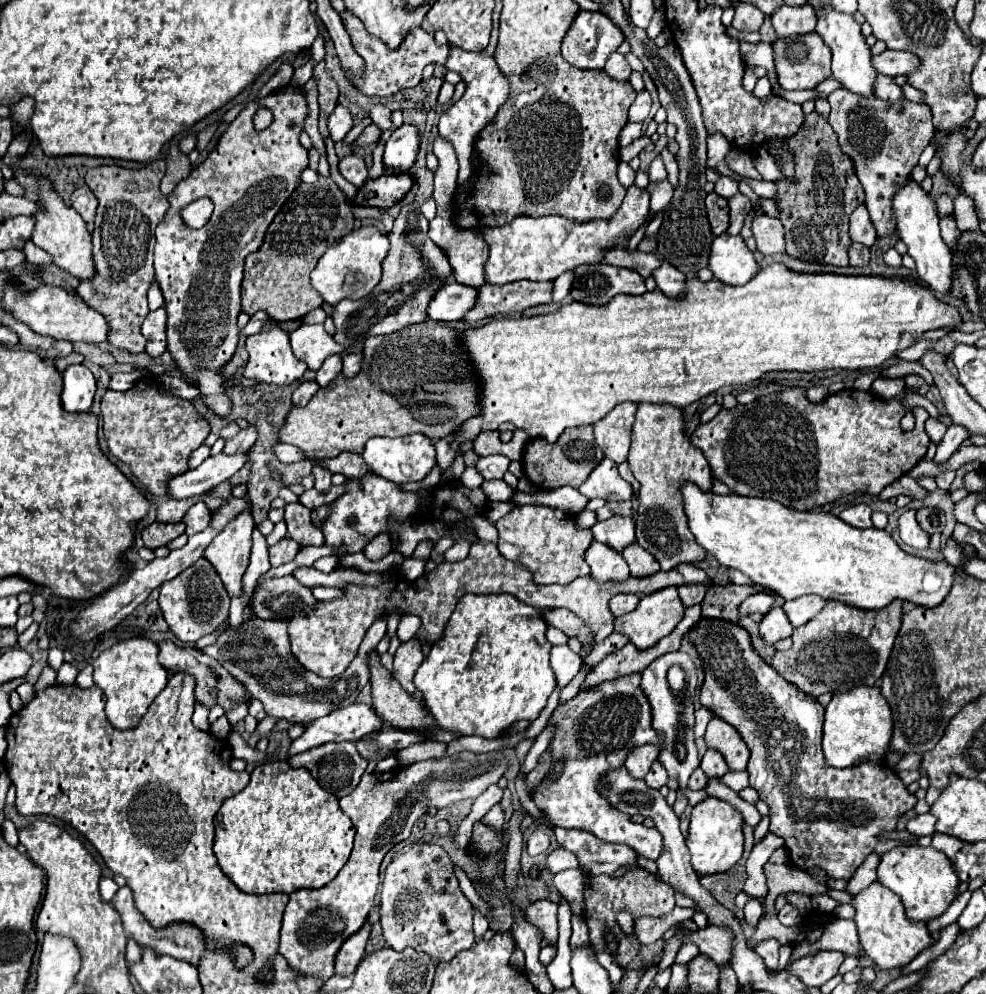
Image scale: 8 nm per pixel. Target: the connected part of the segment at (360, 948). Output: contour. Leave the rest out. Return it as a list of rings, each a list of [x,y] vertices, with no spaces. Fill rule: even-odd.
[[[366,922],[356,934],[352,934],[340,948],[338,956],[336,956],[336,974],[342,976],[352,976],[356,966],[360,964],[360,960],[364,958],[364,946],[368,942],[372,926]]]

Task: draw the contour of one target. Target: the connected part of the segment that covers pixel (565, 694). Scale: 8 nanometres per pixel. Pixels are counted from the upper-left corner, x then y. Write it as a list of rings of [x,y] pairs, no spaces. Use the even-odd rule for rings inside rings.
[[[580,670],[578,672],[578,676],[560,692],[560,700],[558,700],[558,704],[564,704],[564,702],[568,702],[572,696],[576,696],[578,694],[578,690],[580,690],[580,684],[582,684],[582,680],[584,680],[584,676],[586,676],[588,672],[584,672],[584,670]]]

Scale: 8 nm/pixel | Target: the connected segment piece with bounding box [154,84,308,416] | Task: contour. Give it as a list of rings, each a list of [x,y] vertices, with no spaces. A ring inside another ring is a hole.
[[[282,86],[274,90],[260,102],[250,102],[238,114],[238,118],[222,132],[216,148],[208,154],[208,158],[184,178],[174,192],[168,196],[170,210],[162,218],[156,228],[156,246],[154,246],[154,268],[156,280],[164,294],[164,308],[168,312],[168,350],[176,360],[178,368],[190,378],[198,382],[202,390],[202,398],[220,416],[230,414],[230,400],[224,396],[224,378],[218,374],[222,364],[226,364],[238,344],[238,328],[236,318],[240,314],[240,282],[244,270],[246,254],[254,252],[260,246],[260,238],[264,228],[272,222],[276,212],[284,206],[288,196],[292,196],[296,184],[300,184],[300,172],[308,168],[308,150],[300,144],[300,132],[304,130],[304,120],[308,116],[308,102],[298,86]],[[260,106],[266,106],[274,114],[274,122],[270,128],[256,132],[252,118]],[[198,198],[212,198],[214,214],[210,222],[200,230],[190,230],[180,220],[180,208],[188,206]]]

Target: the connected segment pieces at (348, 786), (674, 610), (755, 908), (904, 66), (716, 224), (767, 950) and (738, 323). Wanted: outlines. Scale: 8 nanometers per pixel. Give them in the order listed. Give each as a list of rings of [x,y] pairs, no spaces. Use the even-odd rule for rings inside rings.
[[[354,742],[324,744],[324,746],[318,746],[318,748],[312,748],[308,752],[296,754],[288,762],[290,762],[292,768],[306,768],[320,782],[320,786],[324,790],[328,790],[330,794],[334,794],[338,798],[350,794],[358,786],[358,782],[360,782],[360,778],[362,778],[362,774],[368,766],[368,760],[358,754]]]
[[[670,586],[670,588],[664,588],[664,590],[658,590],[654,594],[644,596],[634,612],[628,612],[628,614],[616,618],[614,630],[618,630],[620,634],[628,636],[628,640],[638,650],[646,650],[646,648],[652,648],[654,644],[658,644],[660,638],[668,636],[676,628],[676,624],[684,618],[684,610],[686,608],[684,608],[682,600],[678,598],[678,590],[674,586]]]
[[[754,898],[754,900],[748,902],[748,924],[750,924],[752,928],[756,928],[760,916],[762,916],[762,904],[760,904],[760,900]]]
[[[886,50],[886,52],[878,54],[878,56],[872,56],[872,66],[880,74],[898,76],[898,74],[908,74],[910,70],[920,66],[920,60],[914,54],[910,54],[910,52]]]
[[[714,192],[706,196],[706,212],[708,212],[708,220],[710,220],[710,226],[712,226],[712,232],[716,236],[724,234],[728,230],[728,200],[716,196]]]
[[[766,940],[756,946],[756,952],[762,956],[768,970],[780,970],[778,968],[778,948],[780,944],[776,940]]]
[[[770,264],[768,268],[760,270],[748,284],[744,286],[724,286],[718,280],[700,282],[696,276],[688,278],[686,282],[688,294],[684,300],[672,300],[664,296],[660,290],[646,292],[642,296],[628,296],[618,294],[608,306],[588,306],[572,302],[568,306],[562,306],[554,314],[536,316],[536,318],[520,318],[520,320],[492,320],[490,324],[466,330],[464,332],[464,348],[468,350],[476,372],[482,382],[482,414],[476,418],[470,418],[464,422],[464,426],[456,432],[456,440],[474,440],[480,430],[498,430],[500,424],[512,422],[516,428],[526,430],[530,438],[546,438],[548,442],[556,442],[558,436],[566,428],[584,426],[584,424],[596,424],[602,420],[614,406],[630,400],[630,402],[664,402],[672,404],[676,408],[686,408],[688,404],[708,396],[710,392],[716,392],[722,386],[736,386],[736,384],[748,384],[752,380],[758,380],[760,376],[768,372],[780,372],[780,370],[796,370],[796,372],[818,372],[818,370],[858,370],[858,368],[878,368],[886,360],[894,358],[894,352],[912,346],[926,330],[936,330],[952,324],[960,324],[960,314],[954,306],[942,304],[934,298],[932,290],[928,290],[922,282],[914,280],[900,280],[900,278],[882,278],[882,276],[838,276],[838,274],[796,274],[790,272],[784,264]]]

